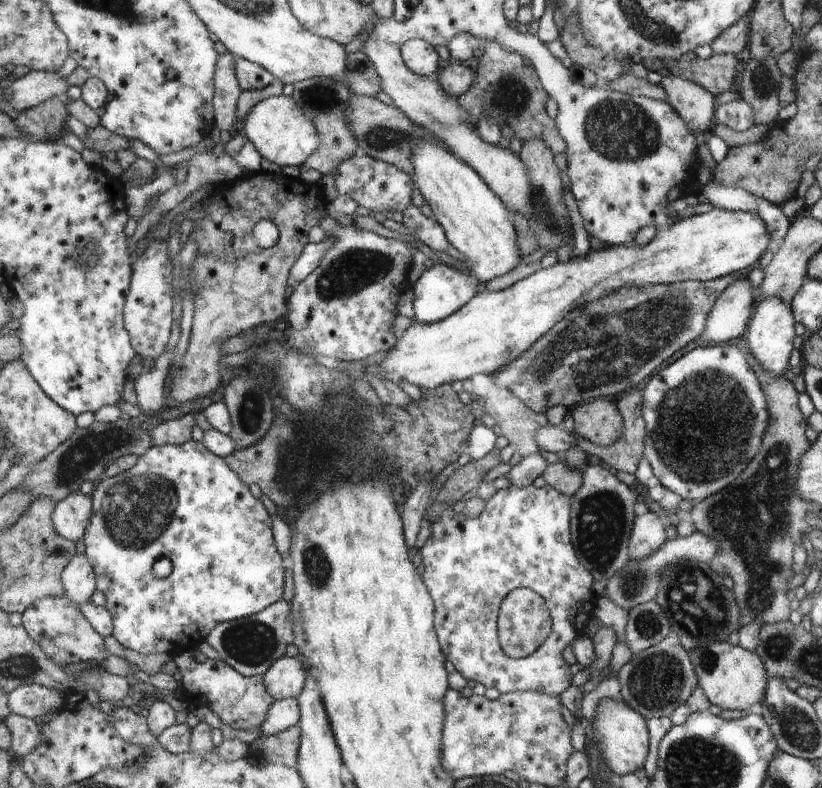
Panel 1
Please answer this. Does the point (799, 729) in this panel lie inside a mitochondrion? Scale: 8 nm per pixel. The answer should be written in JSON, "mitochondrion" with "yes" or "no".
{"mitochondrion":"yes"}

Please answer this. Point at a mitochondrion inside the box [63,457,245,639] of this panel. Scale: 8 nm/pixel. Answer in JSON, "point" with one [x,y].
{"point":[135,512]}

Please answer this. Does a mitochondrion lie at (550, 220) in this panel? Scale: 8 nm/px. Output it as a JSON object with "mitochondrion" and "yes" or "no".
{"mitochondrion":"yes"}

